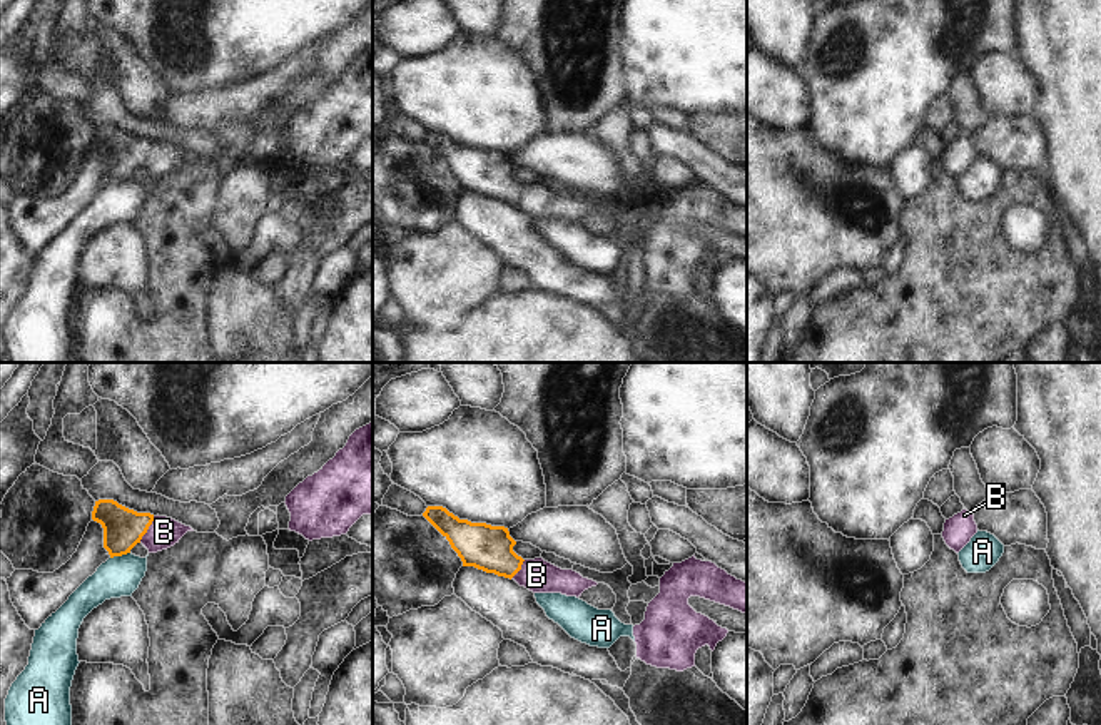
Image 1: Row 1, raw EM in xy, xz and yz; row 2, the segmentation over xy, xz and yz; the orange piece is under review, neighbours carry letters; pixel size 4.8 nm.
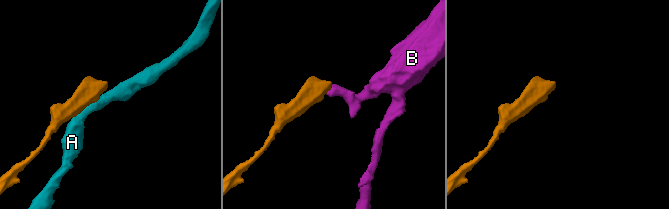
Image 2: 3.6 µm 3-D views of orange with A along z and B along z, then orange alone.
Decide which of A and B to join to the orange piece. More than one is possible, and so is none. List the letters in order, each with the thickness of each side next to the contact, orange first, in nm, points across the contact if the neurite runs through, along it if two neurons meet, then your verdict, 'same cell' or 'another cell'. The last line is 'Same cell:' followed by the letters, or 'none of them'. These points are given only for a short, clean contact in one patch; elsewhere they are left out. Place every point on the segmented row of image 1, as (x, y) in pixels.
A: 190 nm thick on the orange side, 190 nm on the other; another cell
B: 190 nm thick on the orange side, 150 nm on the other; runs through xy (124, 528), (147, 528), (164, 532); same cell
Same cell: B

